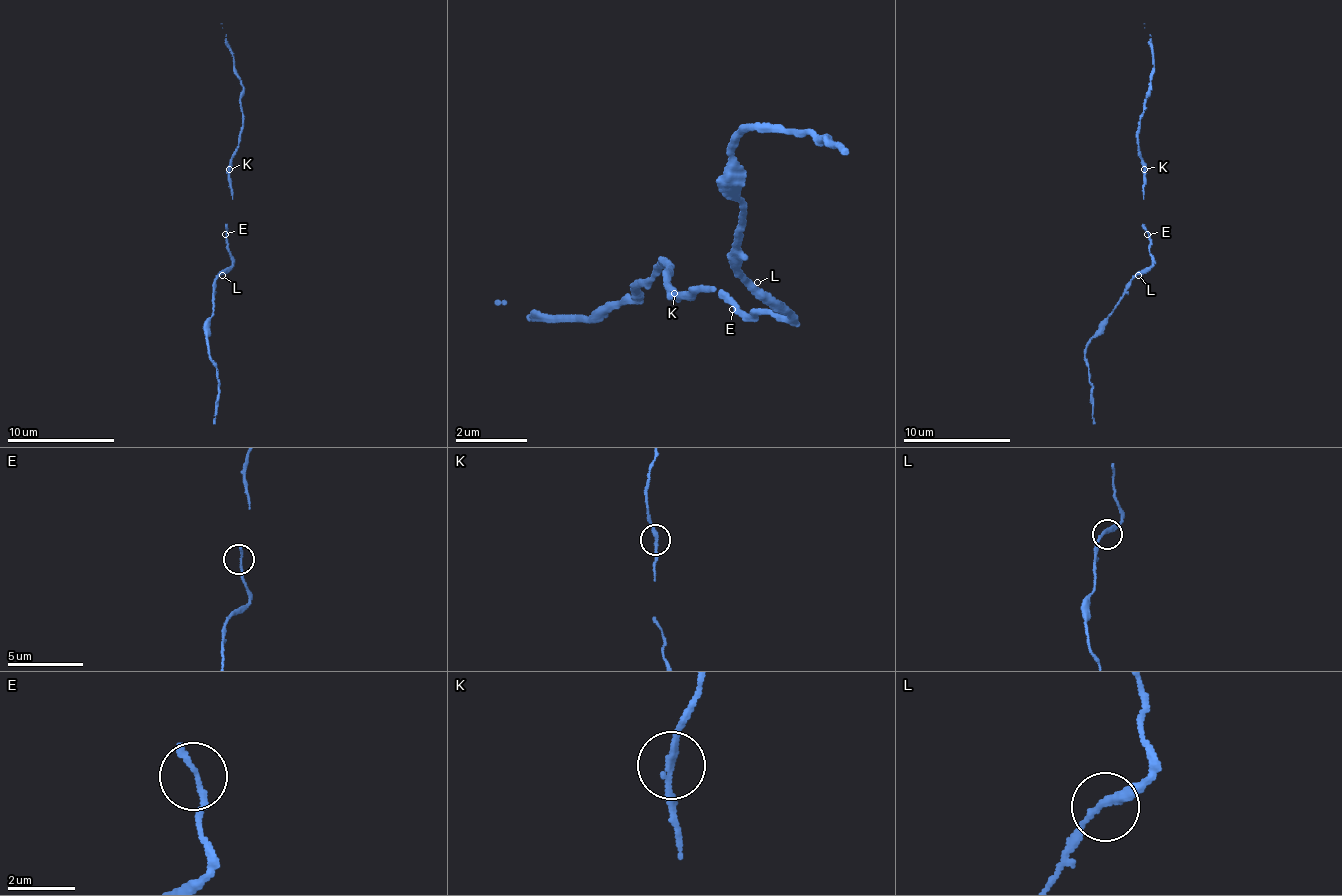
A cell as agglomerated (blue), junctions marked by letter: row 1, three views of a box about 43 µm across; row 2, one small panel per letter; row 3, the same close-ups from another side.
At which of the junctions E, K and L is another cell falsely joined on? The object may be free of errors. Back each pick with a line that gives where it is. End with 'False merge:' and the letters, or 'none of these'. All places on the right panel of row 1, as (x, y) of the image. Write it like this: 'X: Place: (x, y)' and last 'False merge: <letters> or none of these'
False merge: none of these

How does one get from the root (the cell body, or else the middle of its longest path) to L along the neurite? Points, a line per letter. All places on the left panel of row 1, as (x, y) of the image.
L: (227, 234), (226, 248), (231, 264), (222, 275)

